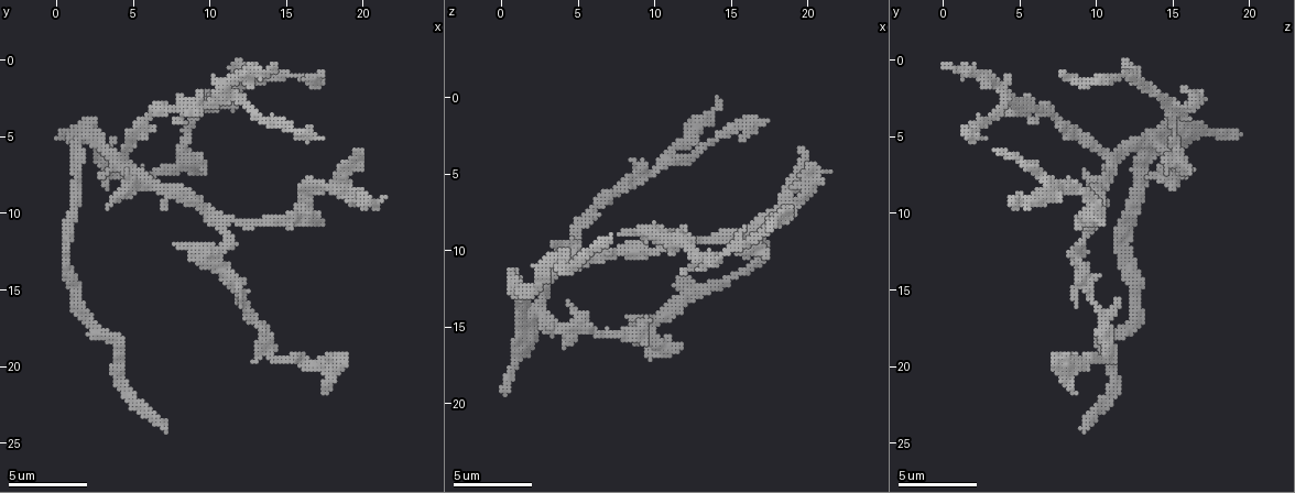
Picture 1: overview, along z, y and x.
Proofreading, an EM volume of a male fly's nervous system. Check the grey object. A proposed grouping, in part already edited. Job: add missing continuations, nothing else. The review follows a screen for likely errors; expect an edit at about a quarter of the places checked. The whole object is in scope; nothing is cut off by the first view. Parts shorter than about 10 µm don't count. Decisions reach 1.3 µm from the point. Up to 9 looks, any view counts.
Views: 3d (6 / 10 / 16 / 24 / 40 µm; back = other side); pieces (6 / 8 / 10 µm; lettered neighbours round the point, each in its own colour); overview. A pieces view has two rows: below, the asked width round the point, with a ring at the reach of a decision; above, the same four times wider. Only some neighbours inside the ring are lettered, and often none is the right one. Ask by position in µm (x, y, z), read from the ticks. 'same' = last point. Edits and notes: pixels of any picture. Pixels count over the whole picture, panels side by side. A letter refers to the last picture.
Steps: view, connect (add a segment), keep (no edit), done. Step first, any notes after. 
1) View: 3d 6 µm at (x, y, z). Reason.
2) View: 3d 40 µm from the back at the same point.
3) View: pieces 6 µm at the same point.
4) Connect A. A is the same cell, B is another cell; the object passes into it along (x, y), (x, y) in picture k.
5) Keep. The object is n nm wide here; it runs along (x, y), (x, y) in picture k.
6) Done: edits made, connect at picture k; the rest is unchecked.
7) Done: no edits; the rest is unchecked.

View: 3d 6 µm at (14.4, 0.4, 0.2). Free end.

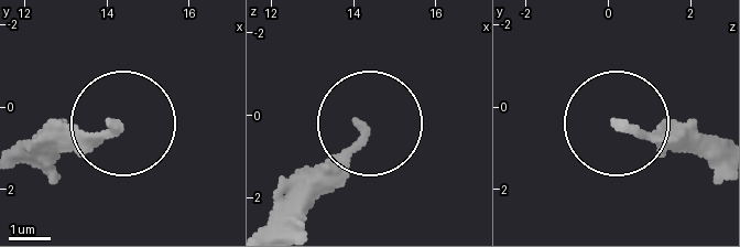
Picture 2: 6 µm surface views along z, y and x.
View: pieces 6 µm at (14.15, 0.40, 0.25).

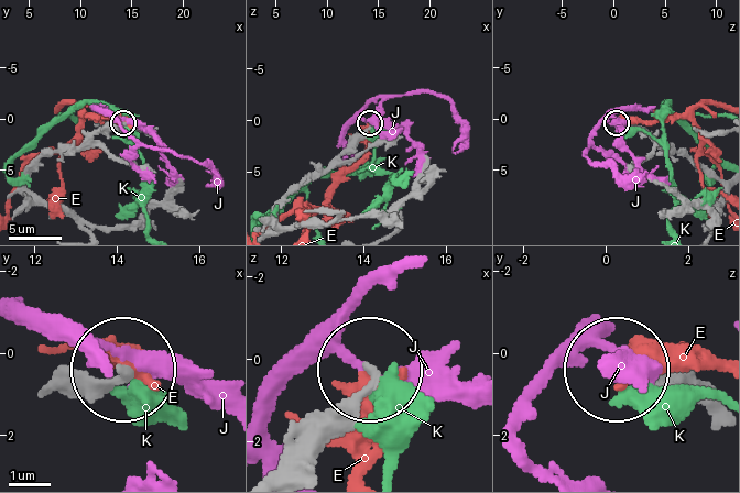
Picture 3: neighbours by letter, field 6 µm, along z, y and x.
Keep. E, J and K are other cells; it runs along (272, 474), (367, 373) in picture 3; no lettered segment goes on from it.

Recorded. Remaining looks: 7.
View: pieces 8 µm at (9.6, 7.2, 14.6). Thin end.

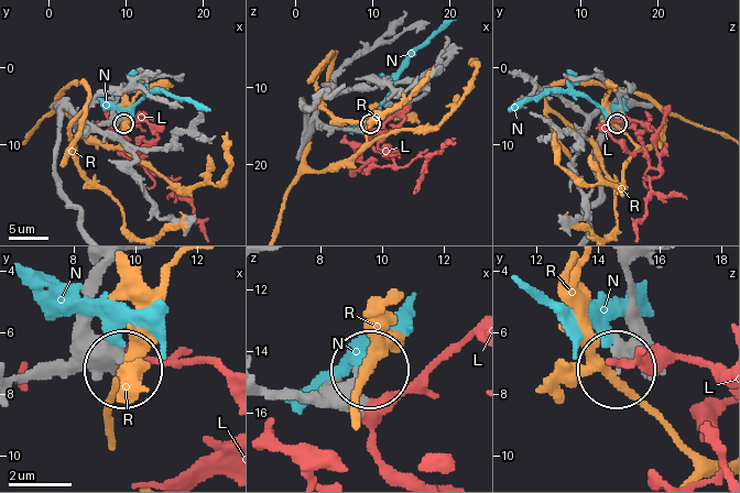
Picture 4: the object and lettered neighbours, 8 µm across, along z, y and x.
Keep. L, N and R are other cells; no lettered segment goes on from it.

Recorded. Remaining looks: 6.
View: pieces 10 µm at (7.0, 24.2, 9.2). Branch stops here.

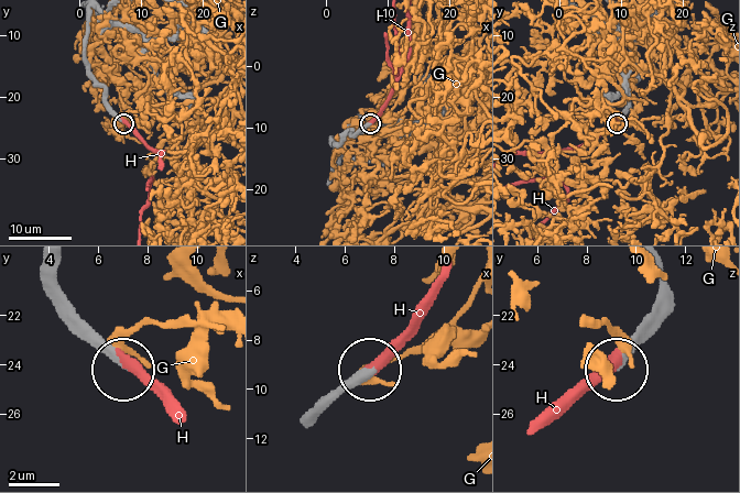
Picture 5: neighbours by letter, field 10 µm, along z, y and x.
Connect H. H is the same cell, G is another cell; the object passes into it along (57, 293), (167, 406) in picture 5; it goes on there.

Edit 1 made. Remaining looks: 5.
View: overview.

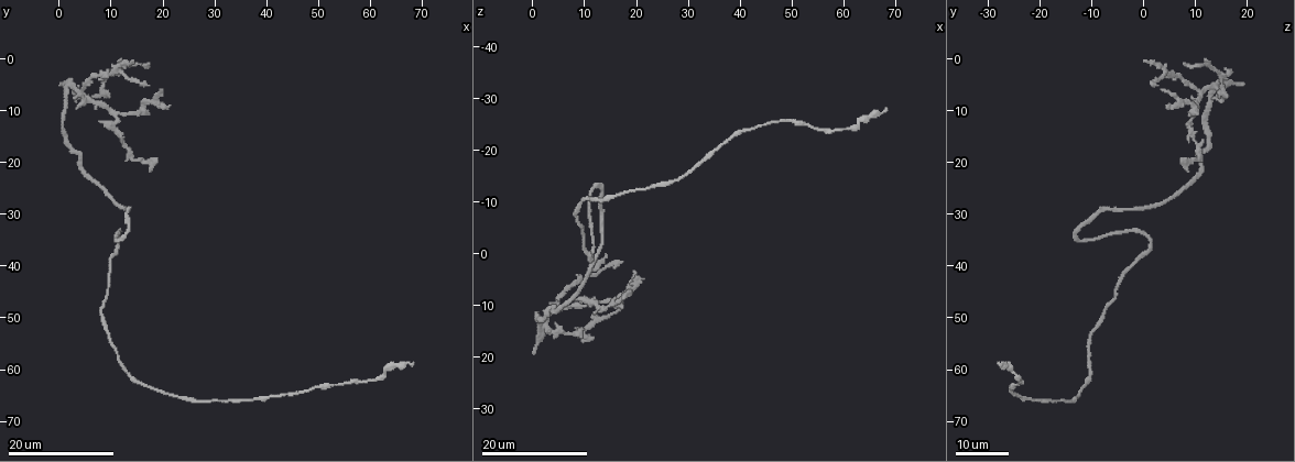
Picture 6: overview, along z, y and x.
View: 3d 24 µm at (0.0, 5.0, 19.5). Branch stops here.

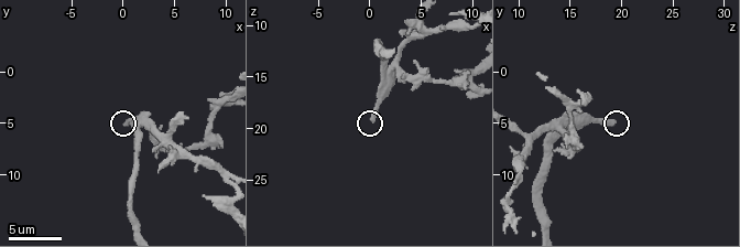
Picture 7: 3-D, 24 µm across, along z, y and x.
View: pieces 10 µm at (0.2, 5.0, 19.0).

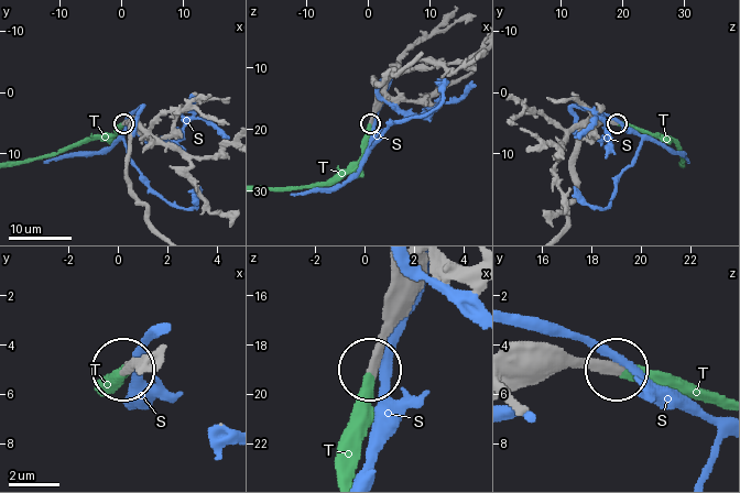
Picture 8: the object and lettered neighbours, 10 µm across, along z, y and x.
Connect T. T is the same cell, S is another cell; the cell continues.

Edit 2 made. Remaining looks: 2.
Done: edits made, connect at picture 5, connect at picture 8; the rest is unchecked.

